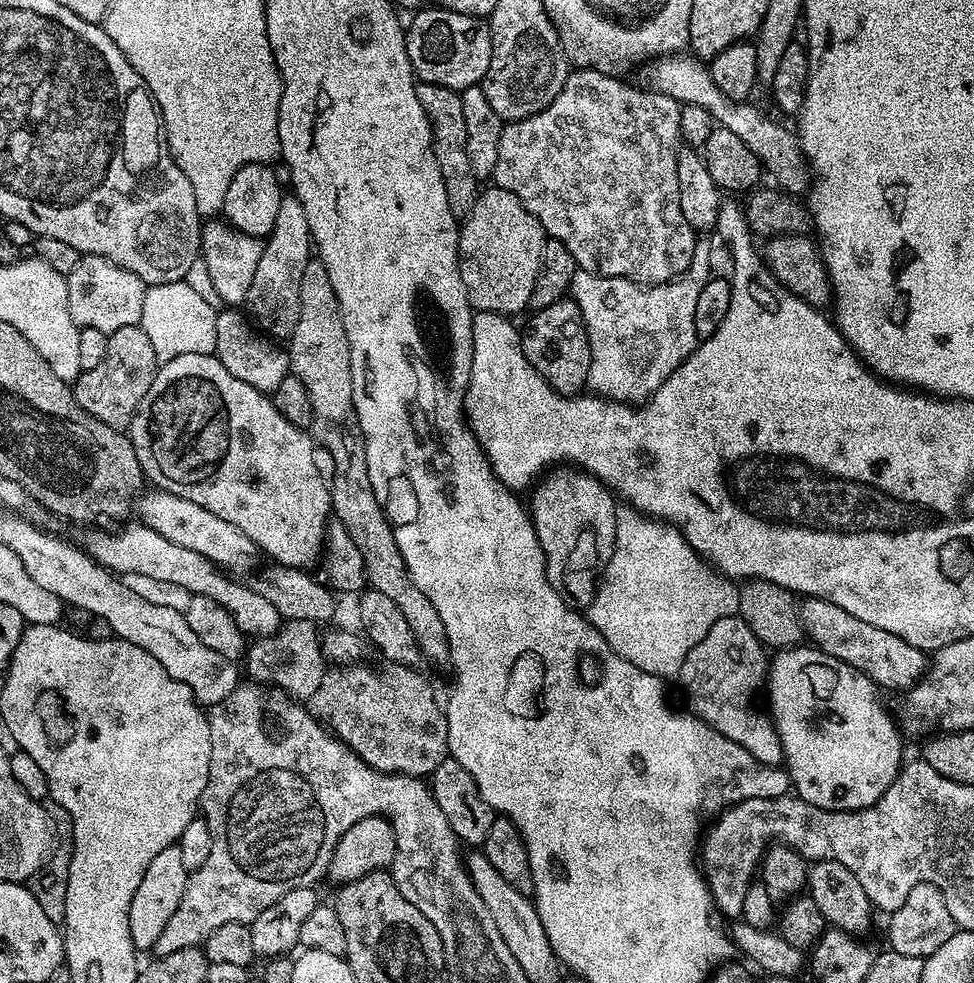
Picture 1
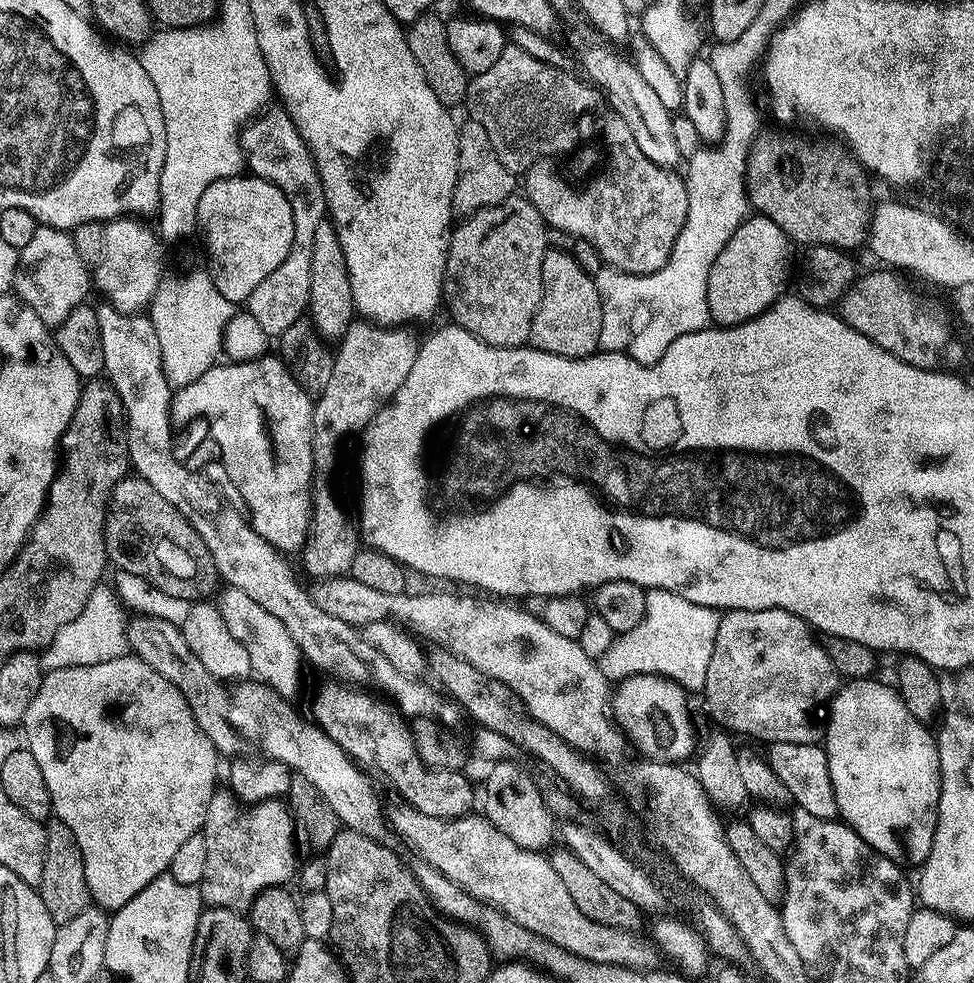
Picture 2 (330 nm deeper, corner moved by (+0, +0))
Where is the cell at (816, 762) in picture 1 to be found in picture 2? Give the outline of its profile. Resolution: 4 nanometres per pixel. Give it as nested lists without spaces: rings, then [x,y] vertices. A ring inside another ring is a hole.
[[[880,678],[847,681],[843,686],[837,688],[836,695],[832,697],[830,707],[826,712],[826,727],[822,747],[828,759],[830,782],[834,786],[834,798],[836,799],[839,819],[849,828],[855,830],[875,852],[890,858],[894,863],[901,866],[909,866],[908,864],[923,865],[925,858],[932,849],[932,839],[936,829],[936,817],[938,815],[936,803],[940,800],[940,759],[936,749],[935,735],[931,731],[928,733],[928,727],[929,725],[925,721],[914,718],[914,714],[910,714],[910,710],[906,710],[900,693],[896,691],[895,687],[891,683],[883,684]]]

